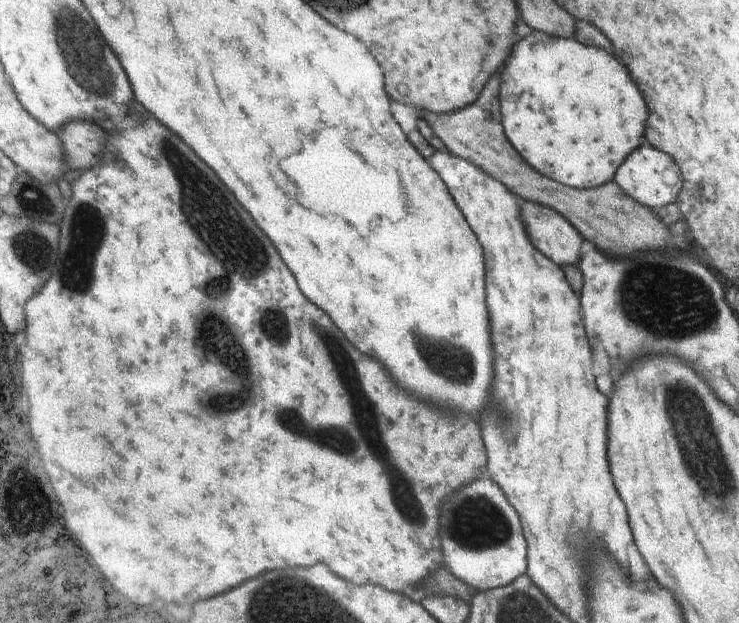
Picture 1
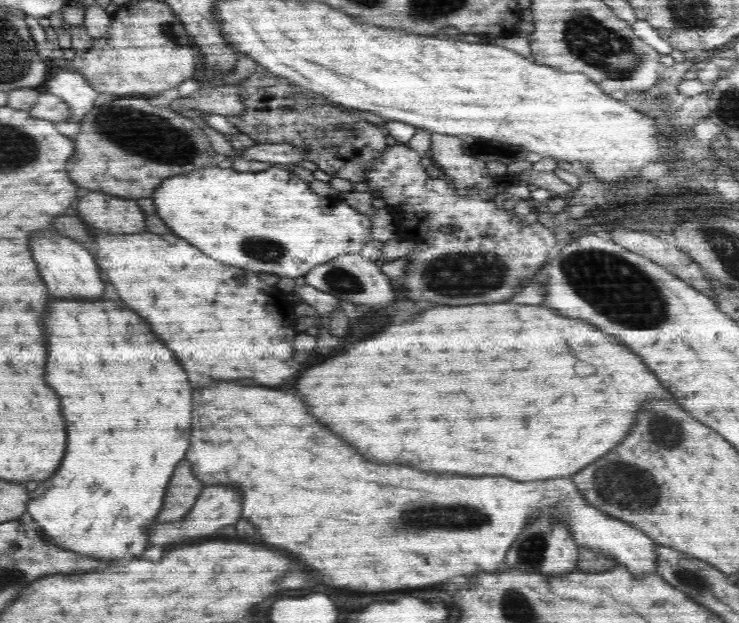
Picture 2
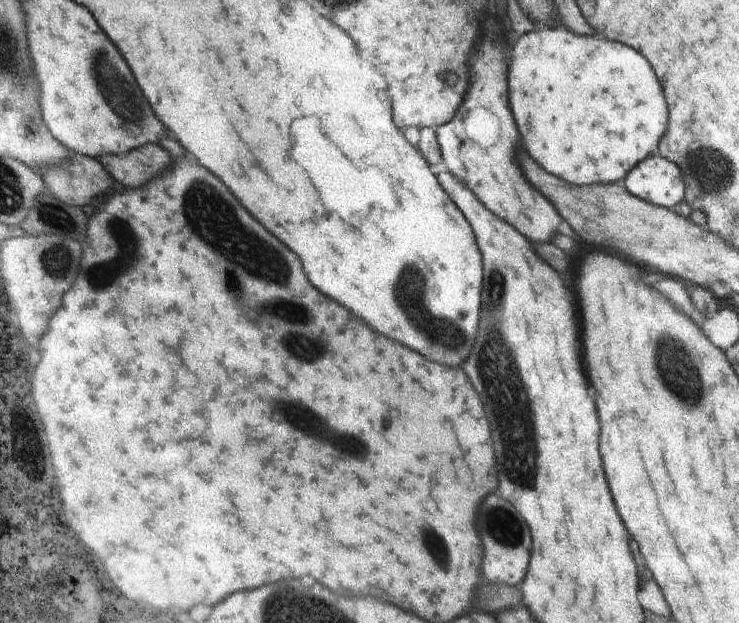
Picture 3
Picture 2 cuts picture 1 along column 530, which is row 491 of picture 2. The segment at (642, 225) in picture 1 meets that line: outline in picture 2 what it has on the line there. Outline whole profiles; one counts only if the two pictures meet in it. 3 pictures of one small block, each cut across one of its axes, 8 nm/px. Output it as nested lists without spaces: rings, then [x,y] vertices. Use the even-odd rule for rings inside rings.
[[[184,460],[173,470],[168,486],[165,486],[162,512],[156,520],[180,520],[200,497],[205,484],[198,481],[192,467]]]

